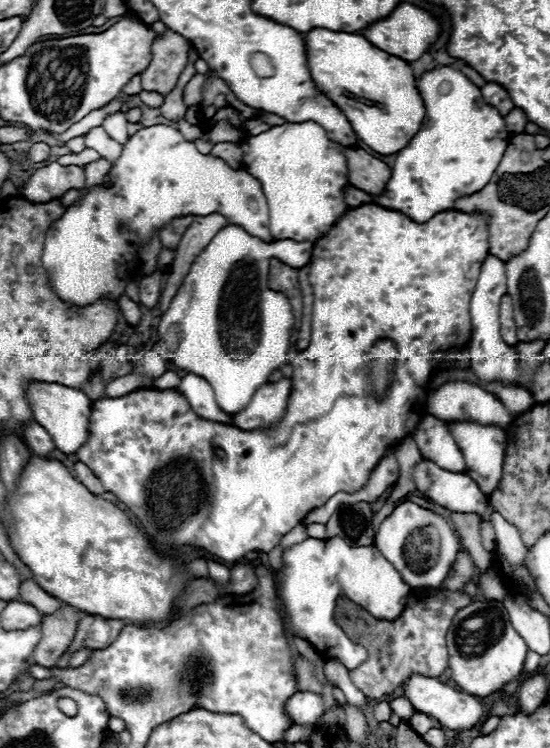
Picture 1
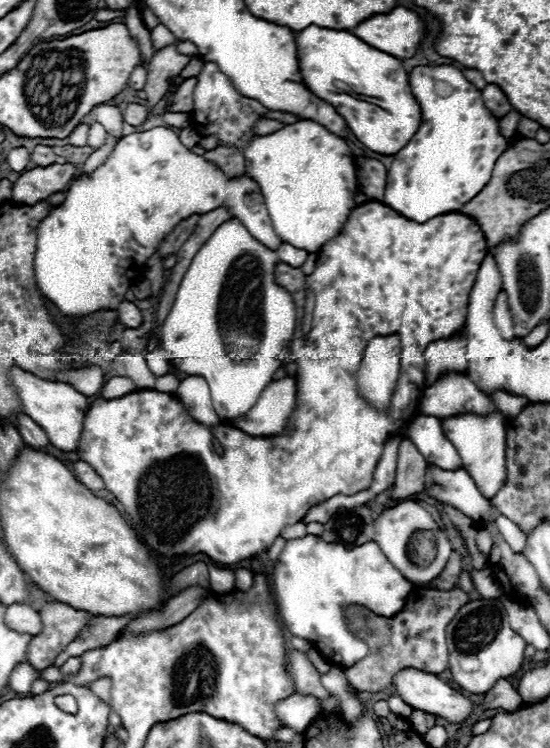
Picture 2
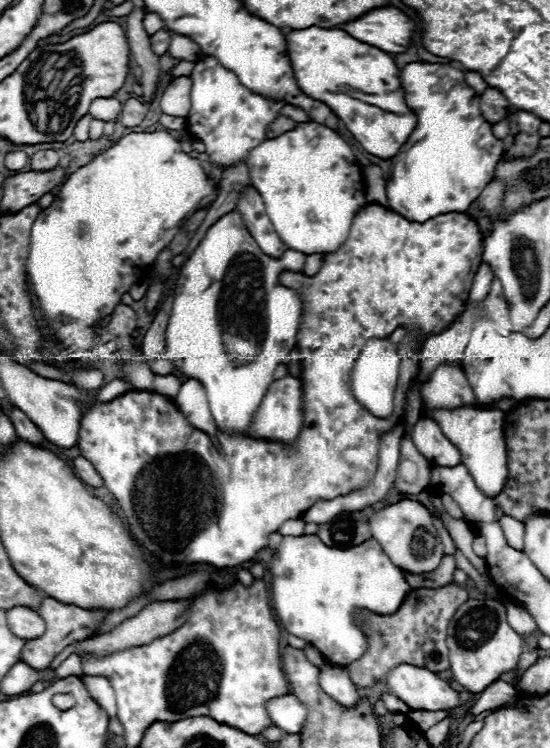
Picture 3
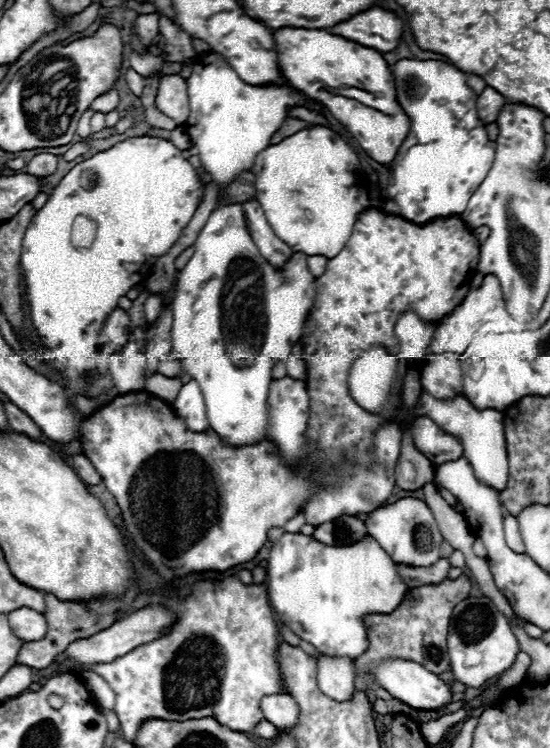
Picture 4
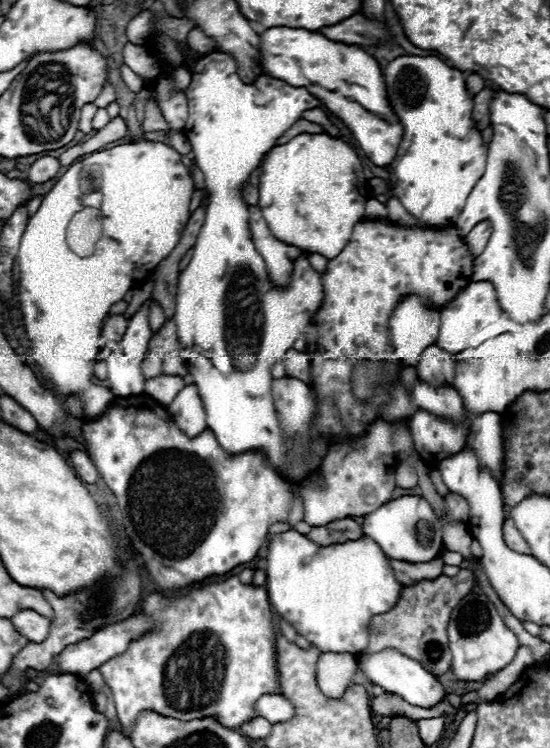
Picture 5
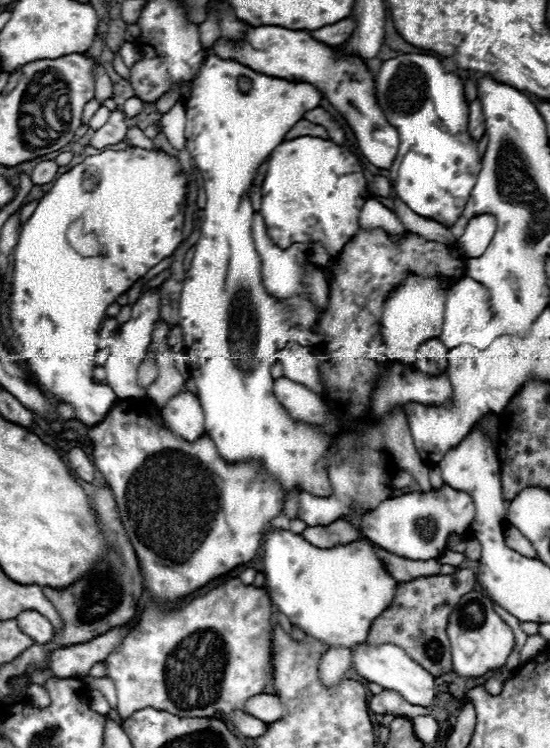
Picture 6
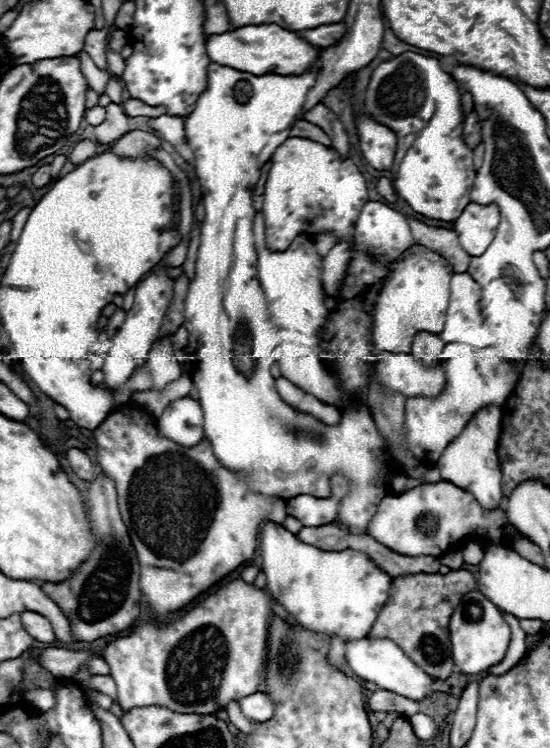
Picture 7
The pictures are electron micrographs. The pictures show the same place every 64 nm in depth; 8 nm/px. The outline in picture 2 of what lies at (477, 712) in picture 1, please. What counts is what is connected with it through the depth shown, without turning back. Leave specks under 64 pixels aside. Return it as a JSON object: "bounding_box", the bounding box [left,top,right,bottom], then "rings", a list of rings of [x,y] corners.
{"bounding_box":[392,668,472,722],"rings":[[[404,668],[394,676],[392,686],[396,694],[414,710],[436,714],[448,722],[466,720],[472,712],[472,702],[466,696],[430,672]]]}

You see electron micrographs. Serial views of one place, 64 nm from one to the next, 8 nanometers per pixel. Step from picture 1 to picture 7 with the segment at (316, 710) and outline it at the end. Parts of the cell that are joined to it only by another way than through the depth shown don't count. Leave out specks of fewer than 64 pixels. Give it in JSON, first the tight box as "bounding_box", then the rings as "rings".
{"bounding_box":[240,692,274,722],"rings":[[[256,692],[256,694],[242,698],[240,710],[248,720],[254,720],[254,722],[266,722],[274,716],[274,704],[262,692]]]}

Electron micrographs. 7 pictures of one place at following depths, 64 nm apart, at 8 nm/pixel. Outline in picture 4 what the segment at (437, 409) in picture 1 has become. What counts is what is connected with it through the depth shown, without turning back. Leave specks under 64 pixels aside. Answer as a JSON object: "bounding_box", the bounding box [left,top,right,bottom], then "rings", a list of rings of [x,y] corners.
{"bounding_box":[420,356,462,398],"rings":[[[432,356],[420,372],[422,388],[436,398],[452,398],[462,392],[462,372],[456,356]]]}

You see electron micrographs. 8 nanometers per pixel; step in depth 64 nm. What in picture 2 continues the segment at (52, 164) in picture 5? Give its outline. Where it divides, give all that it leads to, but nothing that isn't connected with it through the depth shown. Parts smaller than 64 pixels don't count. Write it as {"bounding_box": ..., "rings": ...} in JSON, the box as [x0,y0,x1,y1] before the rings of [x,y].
{"bounding_box":[32,146,62,168],"rings":[[[36,146],[36,148],[32,150],[32,162],[34,162],[36,166],[40,166],[40,168],[46,168],[46,166],[56,164],[56,162],[62,162],[62,160],[60,160],[60,156],[56,156],[56,154],[52,152],[50,146]]]}

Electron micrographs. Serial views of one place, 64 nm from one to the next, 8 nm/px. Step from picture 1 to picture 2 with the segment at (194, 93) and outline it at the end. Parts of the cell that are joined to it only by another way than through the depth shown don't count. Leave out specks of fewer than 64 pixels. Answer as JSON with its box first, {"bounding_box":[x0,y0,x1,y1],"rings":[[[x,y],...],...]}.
{"bounding_box":[168,78,196,112],"rings":[[[188,78],[184,82],[178,84],[178,88],[174,90],[174,98],[172,104],[168,106],[170,112],[190,112],[194,98],[192,98],[192,90],[196,86],[196,78]]]}

